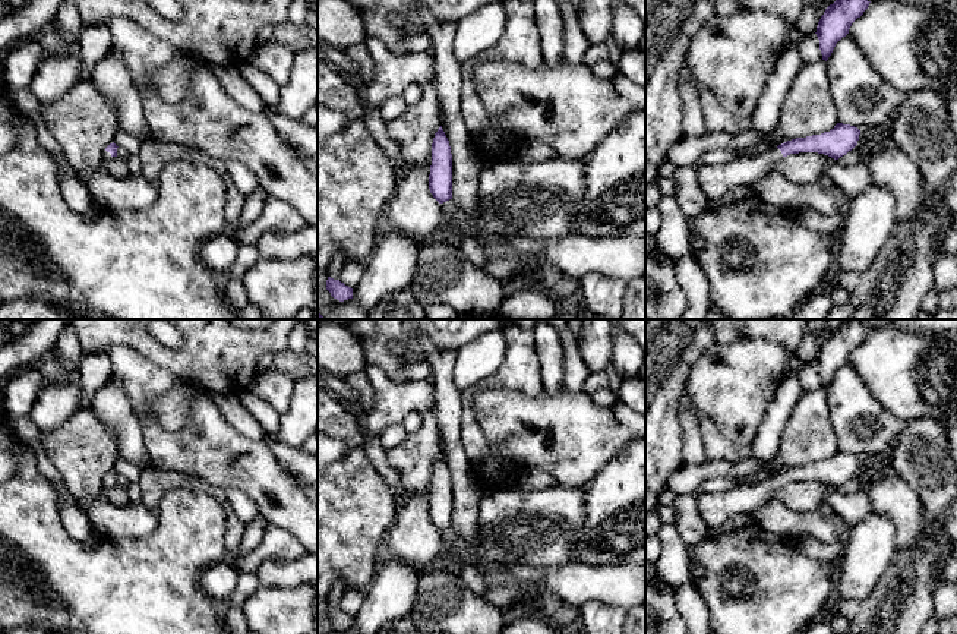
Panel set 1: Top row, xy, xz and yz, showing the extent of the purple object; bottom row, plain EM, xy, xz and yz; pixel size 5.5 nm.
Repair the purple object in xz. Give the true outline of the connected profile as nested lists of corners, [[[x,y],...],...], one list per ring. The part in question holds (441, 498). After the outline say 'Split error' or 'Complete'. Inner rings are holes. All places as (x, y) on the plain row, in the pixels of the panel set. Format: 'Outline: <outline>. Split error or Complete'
Outline: [[[442,454],[435,461],[432,471],[429,517],[439,532],[452,527],[452,482]]]. Complete

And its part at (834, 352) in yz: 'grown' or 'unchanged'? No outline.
unchanged

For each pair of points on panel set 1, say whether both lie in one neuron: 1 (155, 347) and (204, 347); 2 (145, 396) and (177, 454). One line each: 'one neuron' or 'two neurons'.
1: one neuron
2: one neuron

